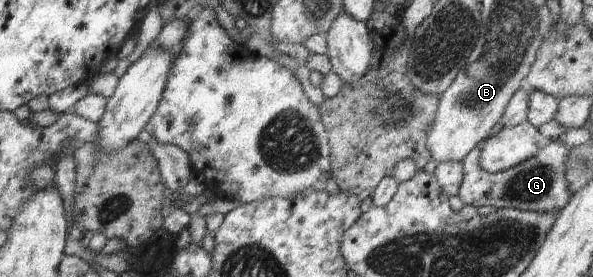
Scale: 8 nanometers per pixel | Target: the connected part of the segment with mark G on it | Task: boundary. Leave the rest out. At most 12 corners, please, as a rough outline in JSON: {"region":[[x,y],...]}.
{"region":[[552,138],[534,157],[488,173],[479,146],[461,162],[458,197],[495,210],[560,213],[571,199]]}

